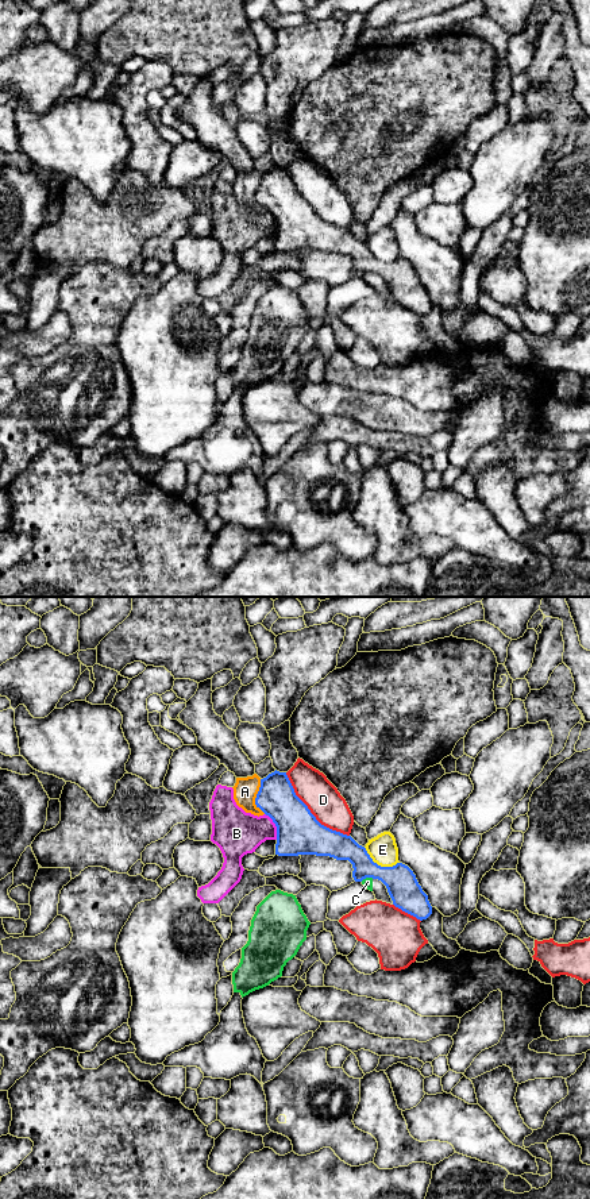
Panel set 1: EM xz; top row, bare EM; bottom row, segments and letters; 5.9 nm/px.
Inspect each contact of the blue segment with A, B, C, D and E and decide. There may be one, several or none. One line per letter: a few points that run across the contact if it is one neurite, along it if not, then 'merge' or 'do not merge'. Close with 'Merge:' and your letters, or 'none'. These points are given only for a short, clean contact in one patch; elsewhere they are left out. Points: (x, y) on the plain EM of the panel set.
A: do not merge
B: do not merge
C: line xz (373, 273), (361, 276); do not merge
D: do not merge
E: do not merge
Merge: none

